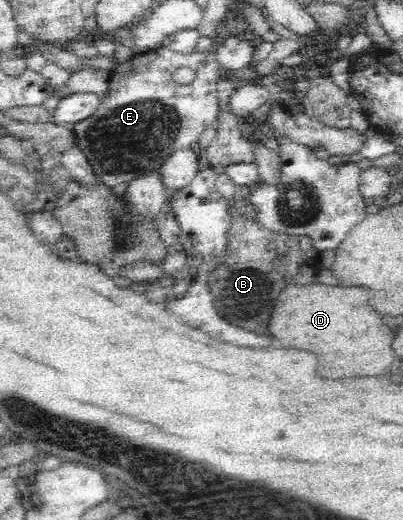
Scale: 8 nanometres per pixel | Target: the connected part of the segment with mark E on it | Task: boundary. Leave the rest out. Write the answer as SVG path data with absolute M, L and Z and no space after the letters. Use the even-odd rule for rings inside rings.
M161 46L150 52L132 55L126 61L118 61L116 55L113 55L112 71L108 73L108 81L111 83L108 97L101 102L94 93L73 93L58 100L52 117L59 125L74 125L76 147L94 167L97 183L114 187L120 183L129 183L149 171L159 170L174 151L196 145L203 131L216 126L220 113L219 86L224 79L228 79L226 69L216 60L214 51L186 55ZM182 67L196 72L194 81L188 85L174 82L175 72Z

